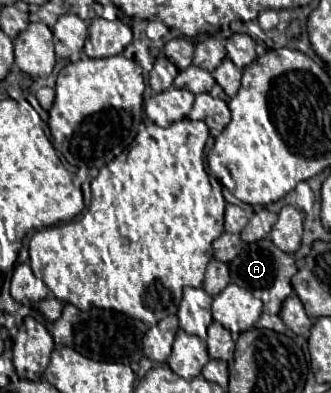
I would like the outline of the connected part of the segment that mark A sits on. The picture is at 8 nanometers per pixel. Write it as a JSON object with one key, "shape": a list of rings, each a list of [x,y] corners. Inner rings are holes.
{"shape":[[[263,238],[259,242],[253,244],[245,244],[241,254],[229,262],[229,270],[231,270],[231,282],[249,290],[253,296],[261,298],[263,302],[263,312],[267,314],[279,314],[283,300],[293,292],[291,288],[291,278],[297,272],[295,260],[291,254],[279,250],[269,238]]]}

